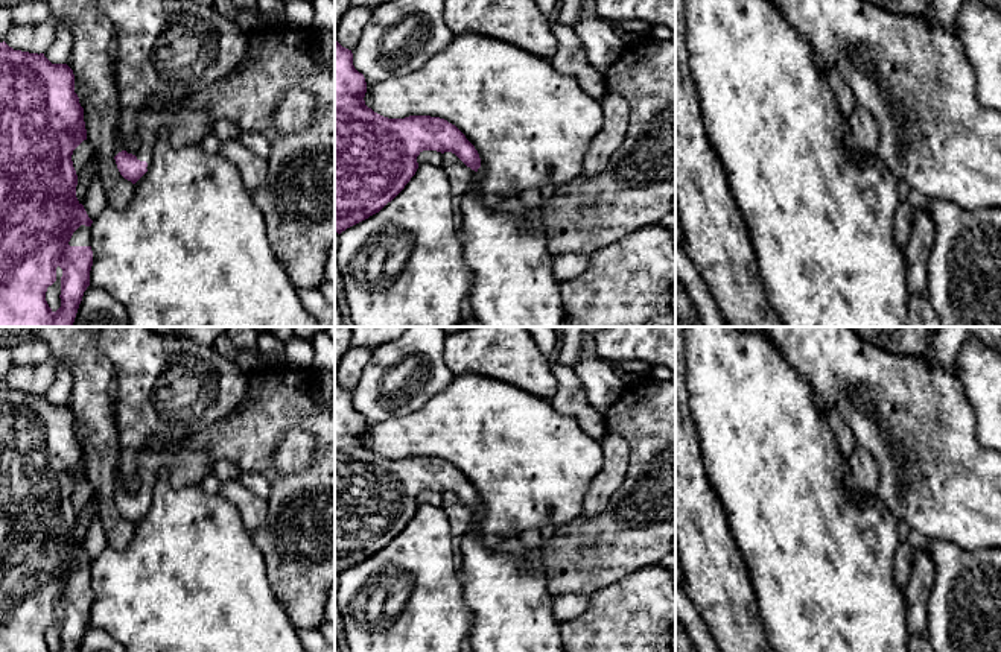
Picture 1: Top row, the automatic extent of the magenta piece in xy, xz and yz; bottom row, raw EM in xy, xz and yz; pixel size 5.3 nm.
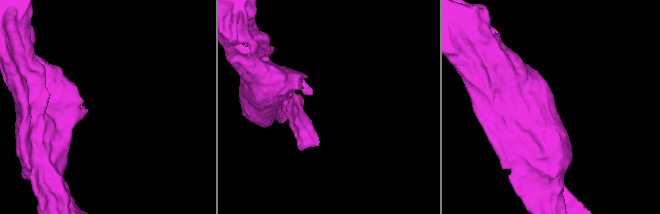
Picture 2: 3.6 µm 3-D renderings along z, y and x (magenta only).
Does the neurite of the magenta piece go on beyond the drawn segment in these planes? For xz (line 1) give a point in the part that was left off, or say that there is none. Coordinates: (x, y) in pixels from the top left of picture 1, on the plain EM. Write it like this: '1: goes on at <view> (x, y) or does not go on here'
1: does not go on here

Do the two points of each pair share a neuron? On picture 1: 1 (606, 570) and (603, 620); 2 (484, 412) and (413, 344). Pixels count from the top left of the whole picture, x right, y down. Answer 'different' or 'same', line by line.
1: different
2: different

